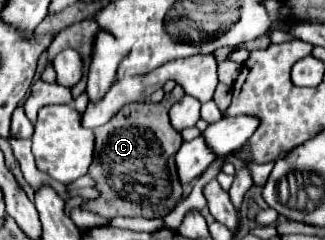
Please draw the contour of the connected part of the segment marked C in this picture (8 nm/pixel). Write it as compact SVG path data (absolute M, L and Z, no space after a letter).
M177 84L165 98L157 104L153 102L139 102L139 104L127 104L121 108L121 112L115 114L105 126L95 128L95 158L89 166L89 176L97 182L99 196L95 200L83 200L81 206L87 206L89 210L95 210L95 214L103 218L113 216L143 216L143 218L163 218L169 210L175 208L175 204L181 200L181 184L175 170L175 152L181 146L181 136L175 132L169 124L169 108L179 98L185 96L185 90Z

